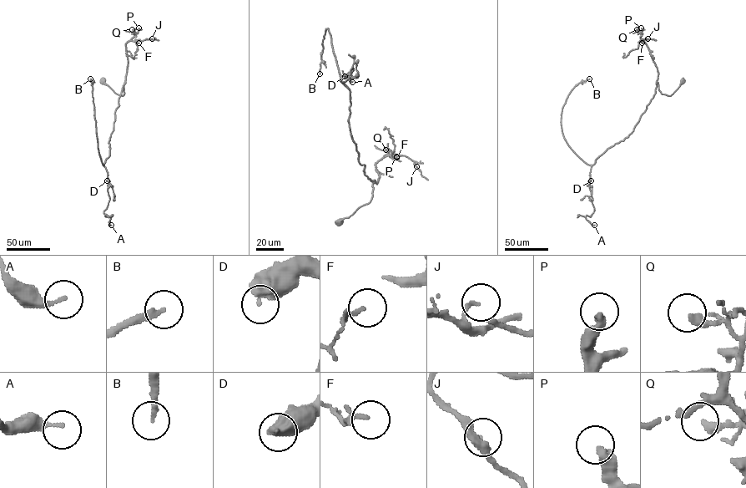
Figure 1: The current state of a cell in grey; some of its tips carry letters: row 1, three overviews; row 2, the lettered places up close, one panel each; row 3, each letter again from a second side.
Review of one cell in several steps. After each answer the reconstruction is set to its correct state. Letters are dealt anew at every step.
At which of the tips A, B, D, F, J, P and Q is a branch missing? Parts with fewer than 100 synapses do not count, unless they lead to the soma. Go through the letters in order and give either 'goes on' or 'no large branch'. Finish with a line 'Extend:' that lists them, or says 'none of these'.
A: no large branch
B: goes on
D: no large branch
F: no large branch
J: no large branch
P: goes on
Q: no large branch
Extend: B, P

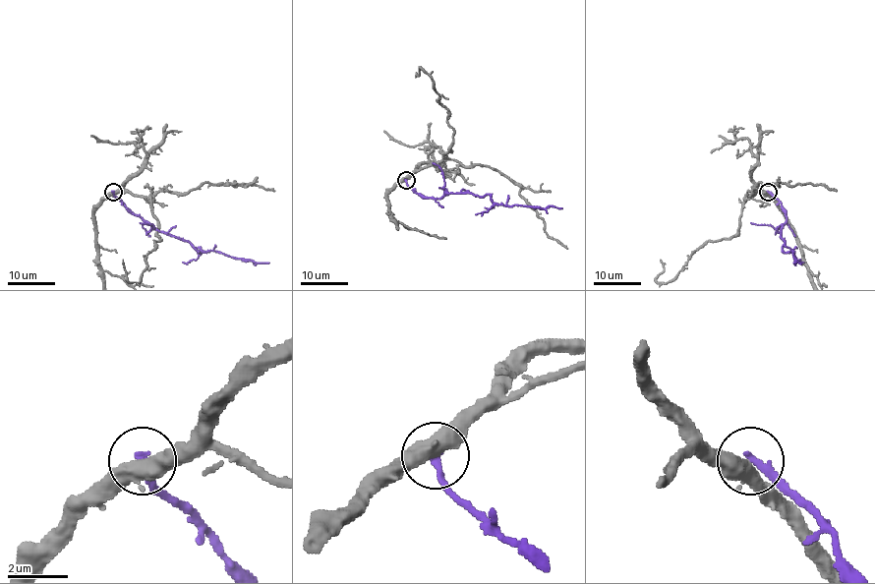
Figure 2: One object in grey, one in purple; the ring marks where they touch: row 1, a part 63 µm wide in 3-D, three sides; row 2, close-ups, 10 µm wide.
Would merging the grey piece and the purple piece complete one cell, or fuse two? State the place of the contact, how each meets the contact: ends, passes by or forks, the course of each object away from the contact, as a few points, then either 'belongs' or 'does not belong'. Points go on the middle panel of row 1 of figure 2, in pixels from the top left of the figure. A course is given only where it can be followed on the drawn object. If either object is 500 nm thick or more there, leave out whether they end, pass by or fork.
place (406, 180); course purple (405, 180), (425, 197), (442, 198), (450, 193), (489, 195), (500, 205), (562, 208); does not belong

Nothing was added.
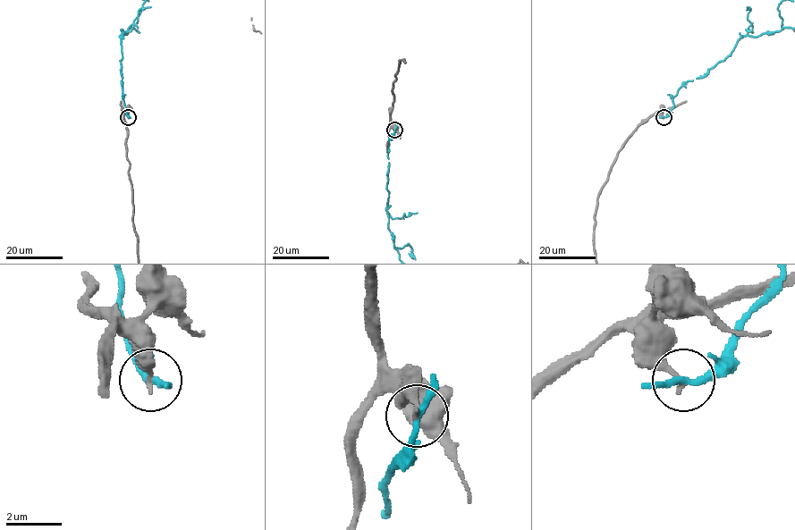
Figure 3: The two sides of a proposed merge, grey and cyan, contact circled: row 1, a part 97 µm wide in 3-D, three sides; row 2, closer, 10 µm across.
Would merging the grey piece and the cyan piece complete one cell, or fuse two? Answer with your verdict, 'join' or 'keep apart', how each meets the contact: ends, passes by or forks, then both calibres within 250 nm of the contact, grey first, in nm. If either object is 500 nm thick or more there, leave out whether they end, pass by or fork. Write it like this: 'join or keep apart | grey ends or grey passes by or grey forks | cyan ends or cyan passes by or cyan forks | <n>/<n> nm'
keep apart | grey ends | cyan passes by | 240/200 nm

